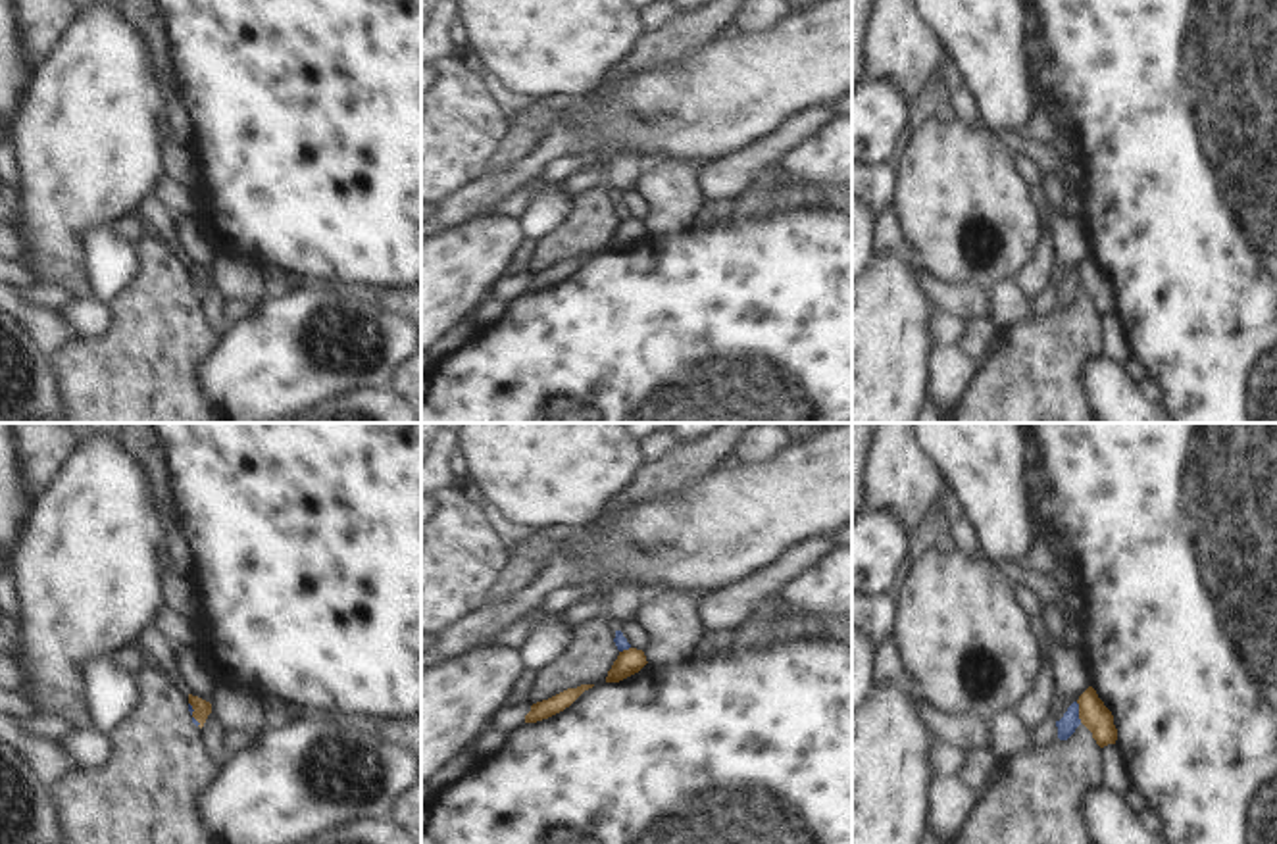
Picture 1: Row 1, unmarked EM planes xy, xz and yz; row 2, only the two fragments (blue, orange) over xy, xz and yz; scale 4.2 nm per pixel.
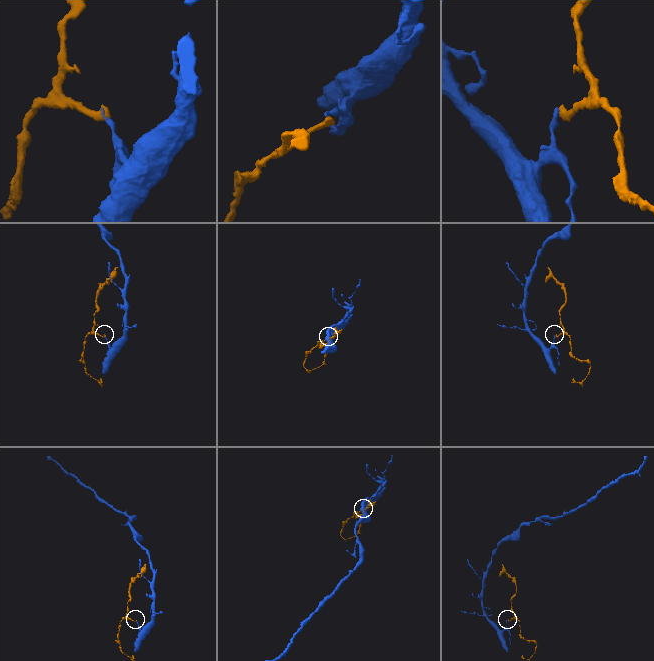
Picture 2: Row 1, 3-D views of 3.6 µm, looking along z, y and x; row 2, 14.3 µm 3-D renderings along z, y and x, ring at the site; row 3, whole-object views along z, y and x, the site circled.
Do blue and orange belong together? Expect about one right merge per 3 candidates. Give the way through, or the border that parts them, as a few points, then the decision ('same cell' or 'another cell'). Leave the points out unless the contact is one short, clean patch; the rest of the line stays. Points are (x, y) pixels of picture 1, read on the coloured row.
border yz (1076, 702), (1081, 721); another cell

